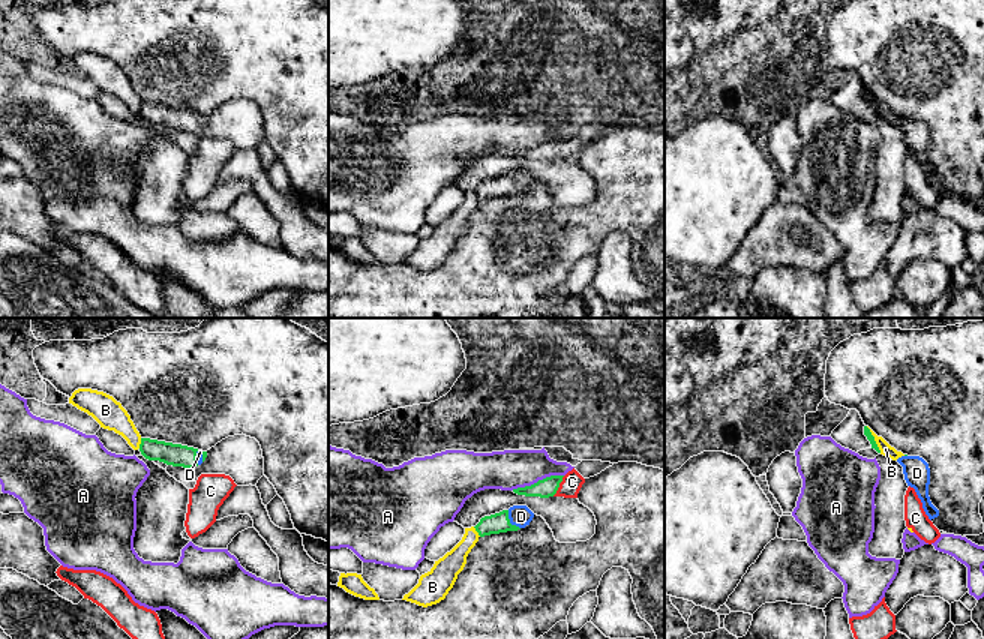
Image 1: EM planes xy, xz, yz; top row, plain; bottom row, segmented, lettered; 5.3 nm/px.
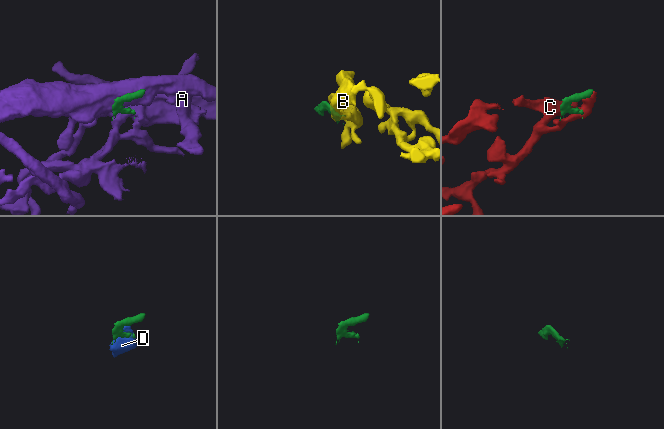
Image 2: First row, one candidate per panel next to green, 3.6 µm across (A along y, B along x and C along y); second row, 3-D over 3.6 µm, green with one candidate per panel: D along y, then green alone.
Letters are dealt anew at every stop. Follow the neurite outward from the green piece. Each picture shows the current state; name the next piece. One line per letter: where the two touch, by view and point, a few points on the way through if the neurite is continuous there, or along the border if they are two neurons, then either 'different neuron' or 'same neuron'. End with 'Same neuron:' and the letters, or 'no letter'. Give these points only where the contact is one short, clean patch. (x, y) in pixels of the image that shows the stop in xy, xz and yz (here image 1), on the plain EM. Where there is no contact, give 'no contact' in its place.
A: contact xz (539, 144); border xz (563, 138), (551, 138), (530, 149), (512, 153); different neuron
B: contact yz (873, 104); border yz (866, 90), (881, 116); different neuron
C: contact xz (558, 150); different neuron
D: contact xz (509, 185); same neuron
Same neuron: D

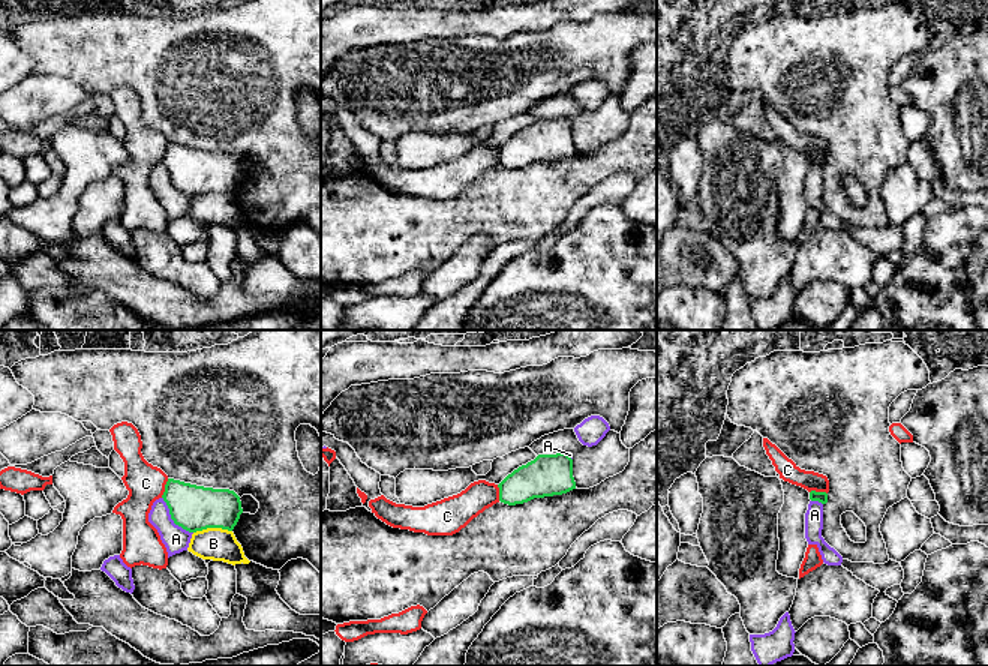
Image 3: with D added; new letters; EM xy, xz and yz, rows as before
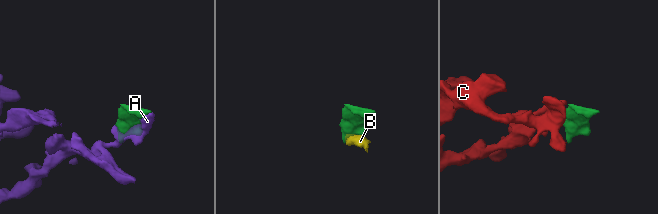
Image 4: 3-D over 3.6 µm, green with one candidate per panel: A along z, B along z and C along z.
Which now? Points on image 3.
A: contact xy (171, 182); different neuron
B: contact xy (212, 191); border xy (231, 194), (203, 192), (194, 197); different neuron
C: contact xy (165, 152); border xy (168, 143), (161, 161); different neuron
Same neuron: no letter

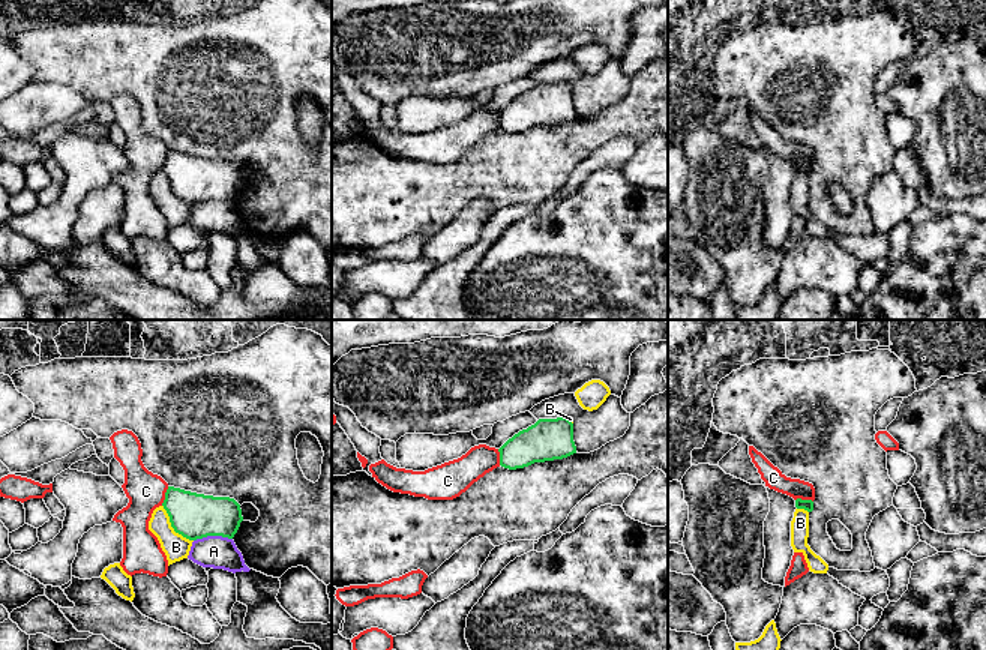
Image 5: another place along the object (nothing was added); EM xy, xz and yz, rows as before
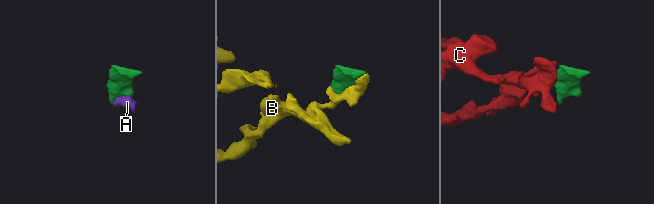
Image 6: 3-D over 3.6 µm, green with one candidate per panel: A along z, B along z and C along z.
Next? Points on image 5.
A: contact xy (212, 198); border xy (231, 201), (203, 200), (194, 204); different neuron
B: contact xy (171, 189); different neuron
C: contact xy (165, 159); border xy (168, 150), (161, 168); different neuron
Same neuron: no letter

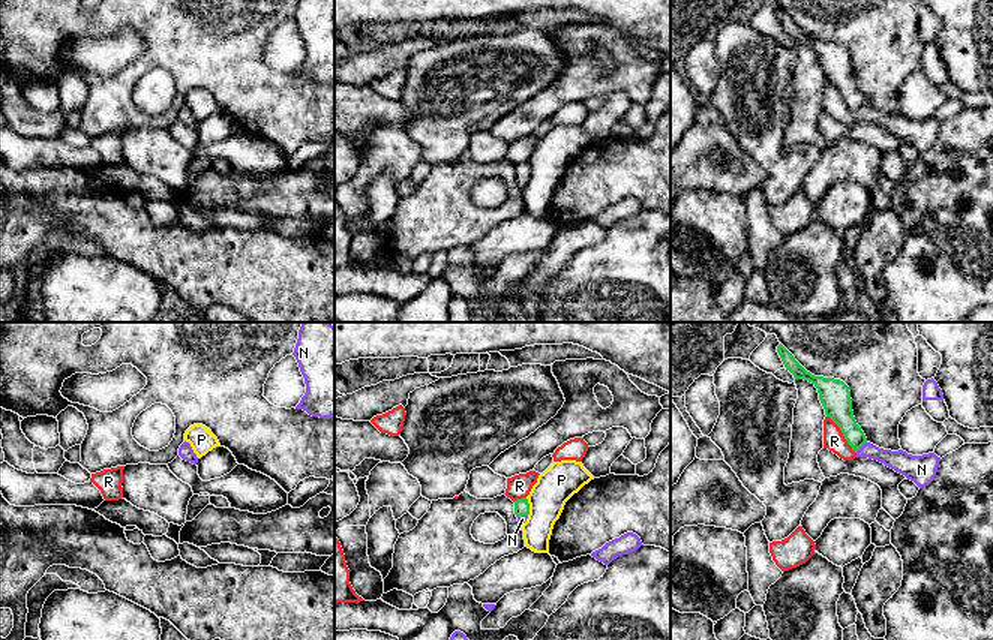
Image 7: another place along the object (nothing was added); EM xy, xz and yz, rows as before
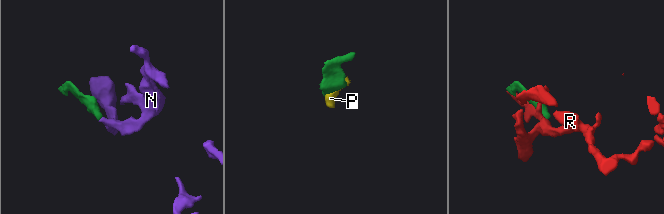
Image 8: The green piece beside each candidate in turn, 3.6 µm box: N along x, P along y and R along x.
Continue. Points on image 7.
N: contact yz (860, 111); way yz (837, 71), (860, 111), (902, 126); same neuron
P: contact xz (528, 171); border xz (525, 162), (528, 179); different neuron
R: contact yz (843, 99); different neuron
Same neuron: N

